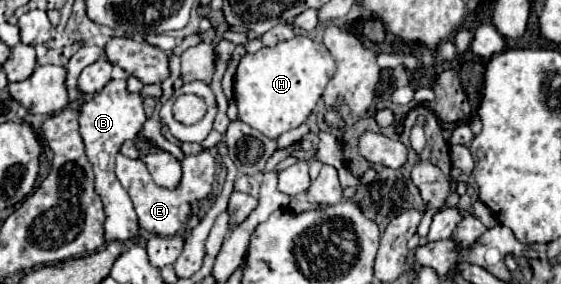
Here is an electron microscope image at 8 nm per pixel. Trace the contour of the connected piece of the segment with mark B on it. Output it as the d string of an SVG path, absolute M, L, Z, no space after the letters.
M109 81L107 87L93 97L93 101L89 101L81 107L81 115L79 115L81 137L83 137L83 143L87 149L87 157L95 171L95 191L101 197L101 201L105 205L105 213L107 213L107 221L105 221L105 239L107 241L127 241L127 239L135 237L135 233L139 229L131 199L129 199L127 191L121 187L119 179L115 177L115 157L117 157L123 141L129 137L127 135L129 127L125 125L125 121L129 119L129 109L133 109L133 113L135 113L133 129L135 129L135 137L137 137L147 119L147 115L143 111L143 99L137 93L129 93L125 81Z

